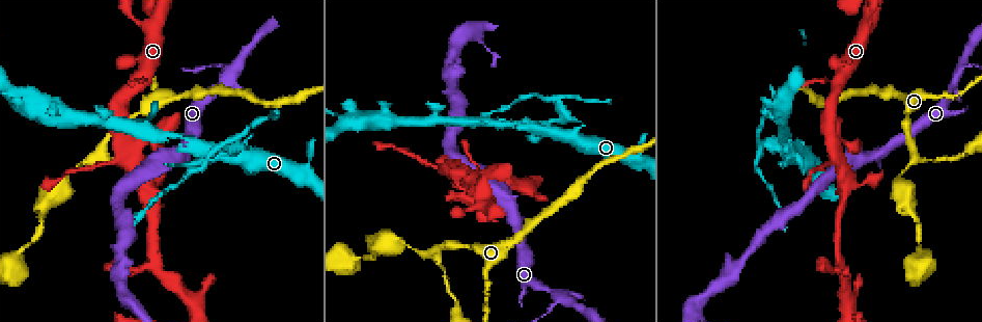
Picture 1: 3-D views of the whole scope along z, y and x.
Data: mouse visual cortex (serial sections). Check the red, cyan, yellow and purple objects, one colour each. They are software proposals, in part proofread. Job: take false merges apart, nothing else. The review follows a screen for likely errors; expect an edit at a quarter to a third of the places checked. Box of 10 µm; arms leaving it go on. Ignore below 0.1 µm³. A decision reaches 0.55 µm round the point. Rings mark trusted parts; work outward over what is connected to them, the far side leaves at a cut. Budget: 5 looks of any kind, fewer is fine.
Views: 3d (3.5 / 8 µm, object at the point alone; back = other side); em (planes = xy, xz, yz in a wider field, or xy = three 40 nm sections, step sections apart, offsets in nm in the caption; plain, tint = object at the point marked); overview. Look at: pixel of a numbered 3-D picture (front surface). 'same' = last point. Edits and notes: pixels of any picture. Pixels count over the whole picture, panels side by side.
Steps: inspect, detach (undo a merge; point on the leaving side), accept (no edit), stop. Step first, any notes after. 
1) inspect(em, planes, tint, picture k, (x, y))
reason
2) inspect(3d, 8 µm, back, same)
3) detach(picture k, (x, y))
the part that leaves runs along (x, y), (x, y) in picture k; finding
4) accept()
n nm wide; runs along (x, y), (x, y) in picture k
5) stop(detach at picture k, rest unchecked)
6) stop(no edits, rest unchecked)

inspect(3d, 3.5 µm, back, picture 1, (911, 151))
a fork

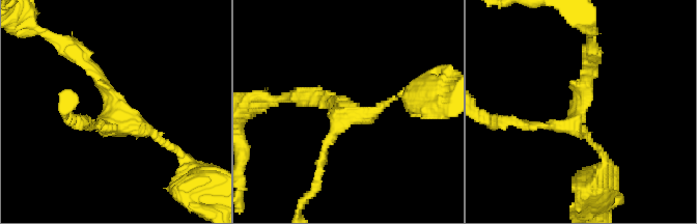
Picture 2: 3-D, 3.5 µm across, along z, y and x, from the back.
inspect(em, xy, step 3, tint, picture 2, (354, 108))
3 arms; arms of 100, 150, 200 nm; shape alone is not enough

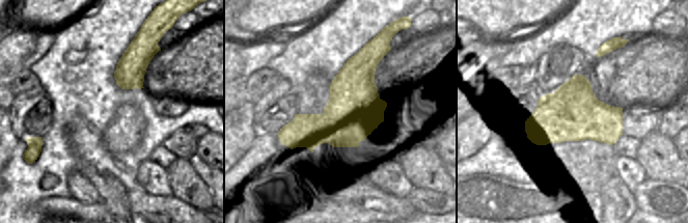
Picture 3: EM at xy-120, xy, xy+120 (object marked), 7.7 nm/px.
inspect(em, planes, tint, same)

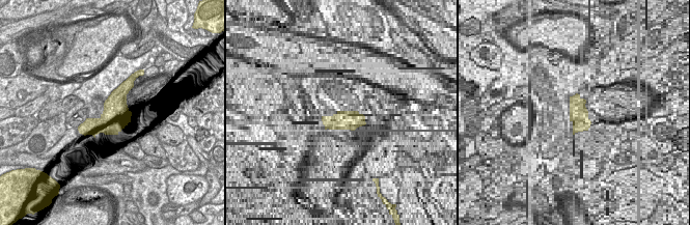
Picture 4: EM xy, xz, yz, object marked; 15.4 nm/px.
accept()
runs along (82, 58), (130, 121), (174, 147) in picture 2; continuous, no second cell

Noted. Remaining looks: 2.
inspect(3d, 3.5 µm, picture 1, (223, 147))
sharp bend

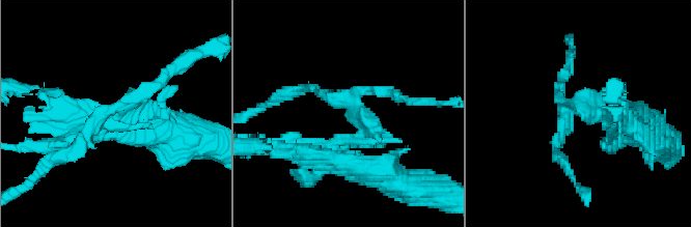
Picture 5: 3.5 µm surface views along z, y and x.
inspect(em, xy, step 1, tint, picture 5, (570, 106))
now the EM

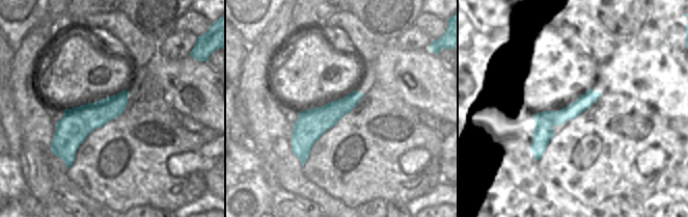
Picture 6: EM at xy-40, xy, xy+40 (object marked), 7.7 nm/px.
accept()
runs along (609, 126), (569, 108), (558, 159) in picture 5; all the same cell

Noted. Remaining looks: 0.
stop(no edits, rest unchecked)

